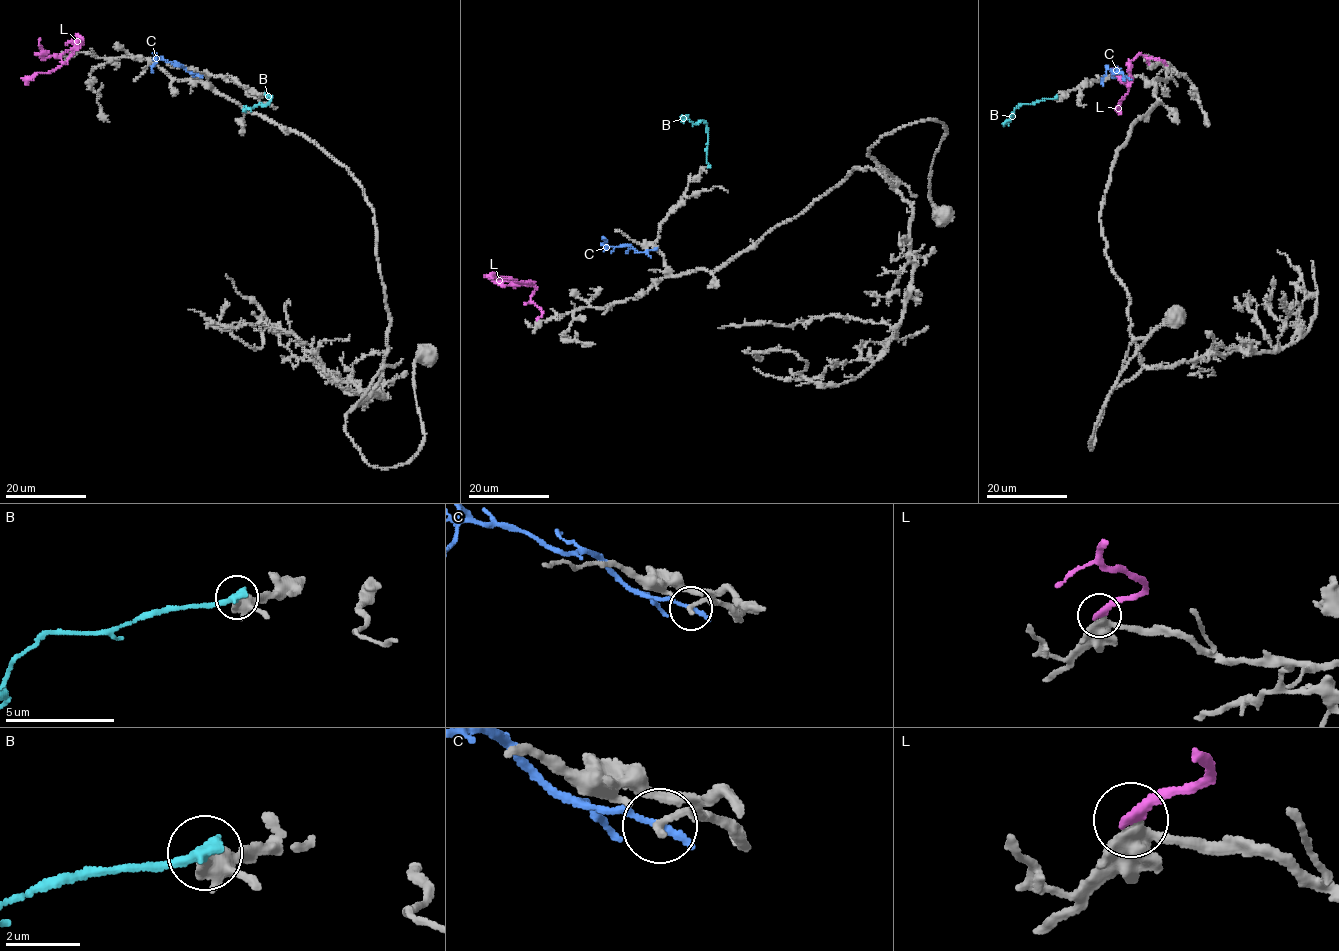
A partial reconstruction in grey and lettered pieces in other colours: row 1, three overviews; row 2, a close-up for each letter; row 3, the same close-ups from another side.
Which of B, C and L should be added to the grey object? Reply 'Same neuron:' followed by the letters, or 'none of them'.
Same neuron: none of them

